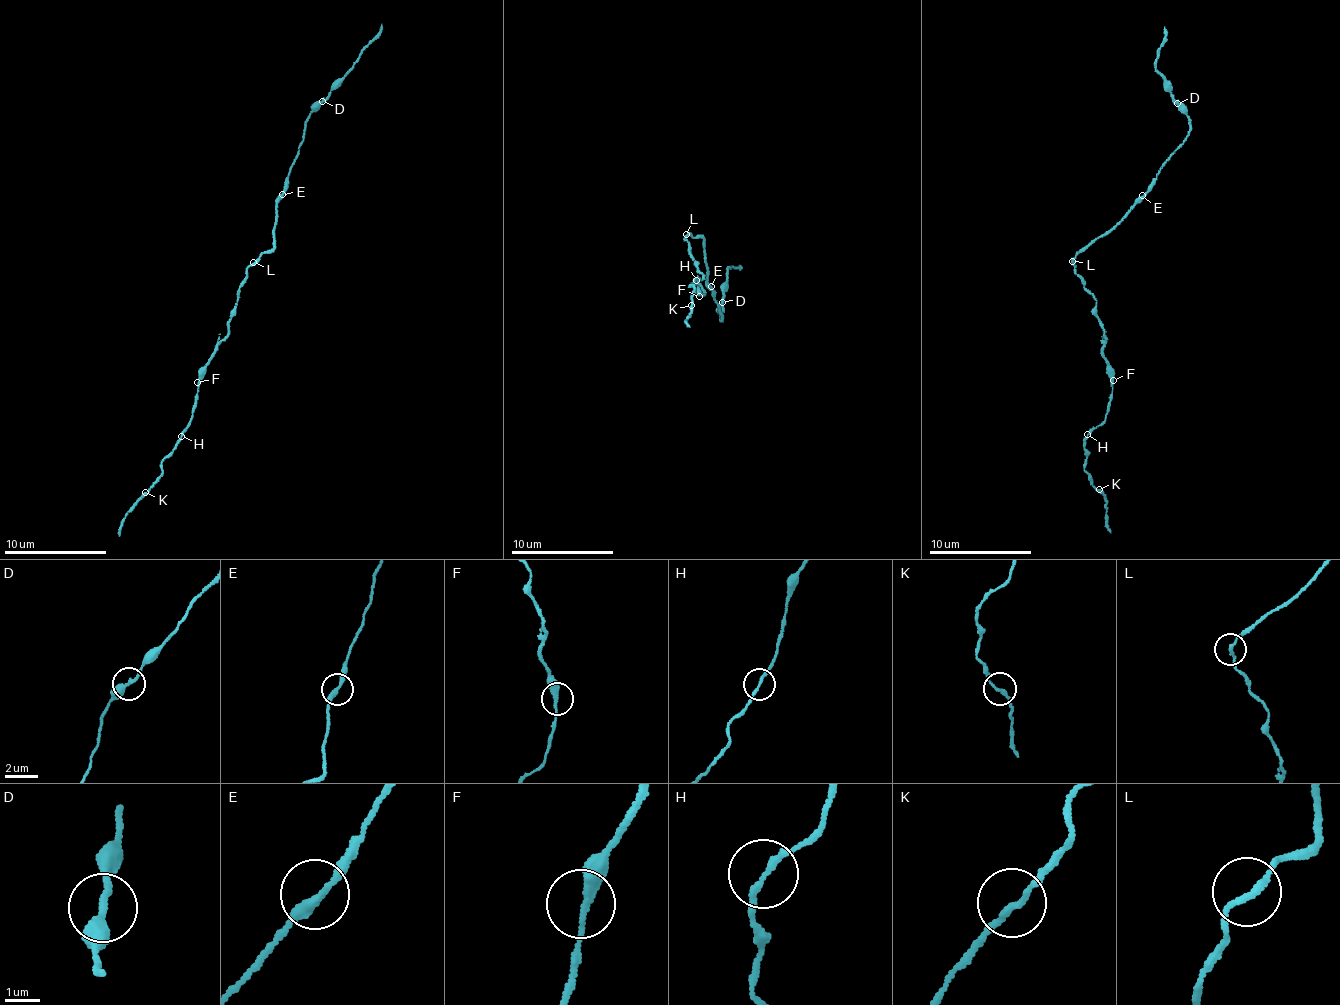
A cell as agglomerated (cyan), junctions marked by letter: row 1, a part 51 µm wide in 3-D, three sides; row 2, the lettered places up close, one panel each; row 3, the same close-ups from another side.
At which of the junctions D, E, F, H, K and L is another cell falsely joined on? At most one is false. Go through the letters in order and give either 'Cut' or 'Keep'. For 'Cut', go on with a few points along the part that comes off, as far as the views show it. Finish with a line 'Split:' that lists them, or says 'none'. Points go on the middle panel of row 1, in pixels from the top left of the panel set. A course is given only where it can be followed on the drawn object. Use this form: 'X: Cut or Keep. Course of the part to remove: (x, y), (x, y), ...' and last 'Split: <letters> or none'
D: Keep
E: Keep
F: Keep
H: Keep
K: Keep
L: Keep
Split: none

